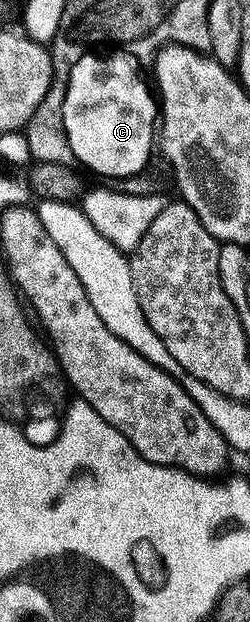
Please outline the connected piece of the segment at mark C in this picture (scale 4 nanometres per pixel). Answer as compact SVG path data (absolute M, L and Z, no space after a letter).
M117 51L102 57L100 54L84 56L73 65L66 84L64 123L68 141L76 160L95 174L124 181L142 176L157 147L159 131L159 105L152 90L141 77L140 60L129 51Z

